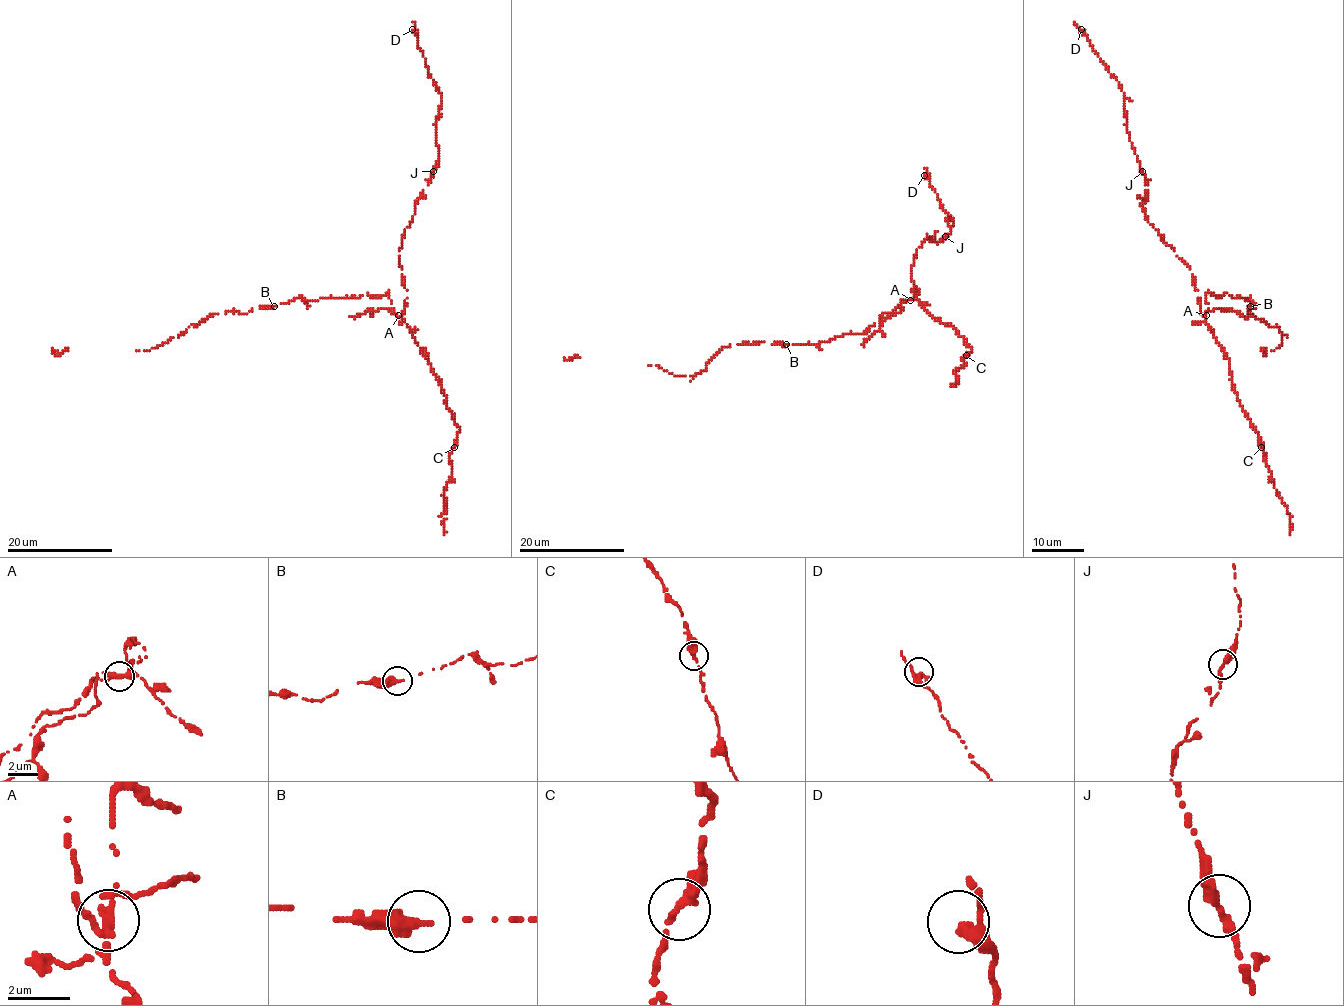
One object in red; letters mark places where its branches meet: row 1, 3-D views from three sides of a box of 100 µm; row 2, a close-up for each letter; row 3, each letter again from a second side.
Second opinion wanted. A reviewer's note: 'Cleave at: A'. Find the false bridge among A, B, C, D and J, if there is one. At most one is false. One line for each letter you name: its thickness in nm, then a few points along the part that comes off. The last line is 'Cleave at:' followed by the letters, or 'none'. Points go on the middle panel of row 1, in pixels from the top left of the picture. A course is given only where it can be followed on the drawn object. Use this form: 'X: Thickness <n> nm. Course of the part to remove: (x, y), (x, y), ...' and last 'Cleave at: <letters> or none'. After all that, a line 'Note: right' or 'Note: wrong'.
A: Thickness 320 nm. Course of the part to remove: (910, 300), (904, 299), (903, 309), (882, 321), (882, 326), (863, 346)
Cleave at: A
Note: right

